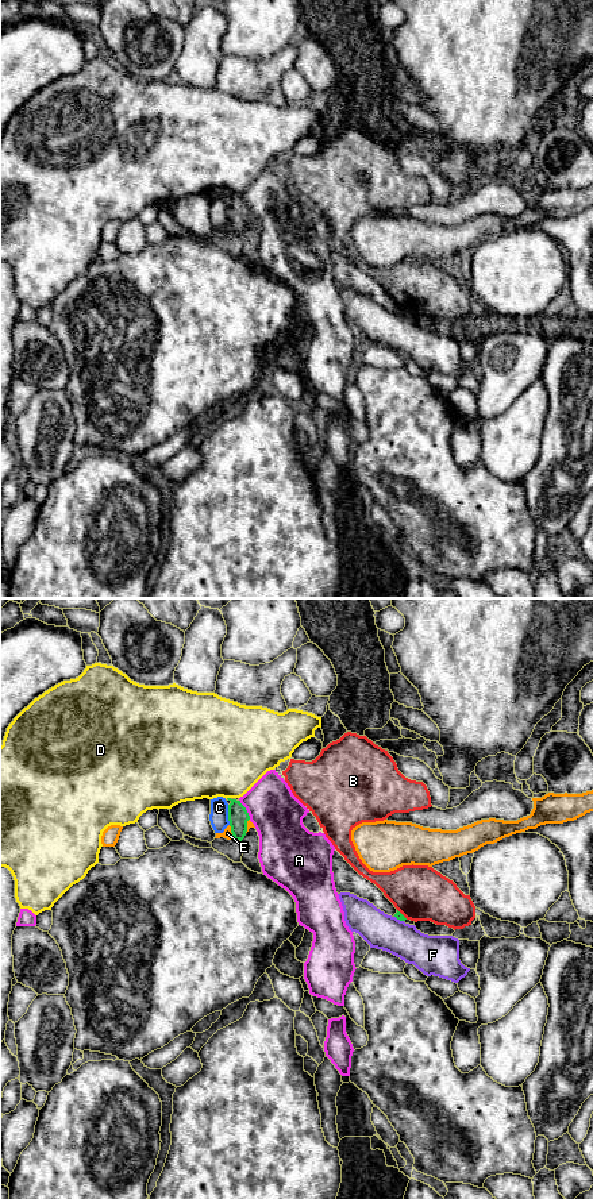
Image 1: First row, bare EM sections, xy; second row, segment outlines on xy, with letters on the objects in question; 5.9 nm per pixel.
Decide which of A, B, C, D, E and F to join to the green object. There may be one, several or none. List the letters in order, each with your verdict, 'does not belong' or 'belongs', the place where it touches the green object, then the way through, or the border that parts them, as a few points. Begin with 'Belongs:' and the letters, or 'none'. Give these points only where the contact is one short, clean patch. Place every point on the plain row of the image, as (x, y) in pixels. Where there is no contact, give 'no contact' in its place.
Belongs: none
A: does not belong | xy (245, 204)
B: does not belong | xy (401, 309)
C: does not belong | xy (228, 209)
D: does not belong | xy (227, 193)
E: does not belong | xy (231, 227) | along xy (228, 220), (235, 234)
F: does not belong | xy (399, 313)

